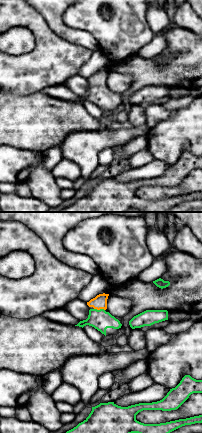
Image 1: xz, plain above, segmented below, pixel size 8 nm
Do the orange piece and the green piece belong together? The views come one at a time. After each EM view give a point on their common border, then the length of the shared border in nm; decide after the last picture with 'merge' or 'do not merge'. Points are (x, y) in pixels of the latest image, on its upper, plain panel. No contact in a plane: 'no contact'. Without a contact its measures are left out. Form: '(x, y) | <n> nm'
(99, 85) | 90 nm

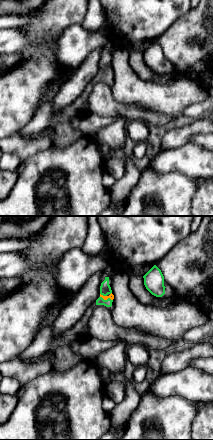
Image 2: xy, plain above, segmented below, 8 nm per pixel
(105, 75) | 120 nm

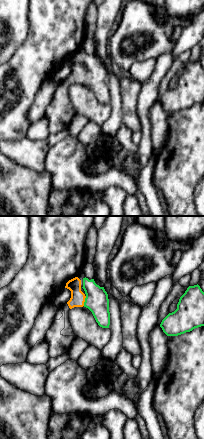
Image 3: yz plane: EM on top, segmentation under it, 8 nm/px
(84, 77) | 80 nm

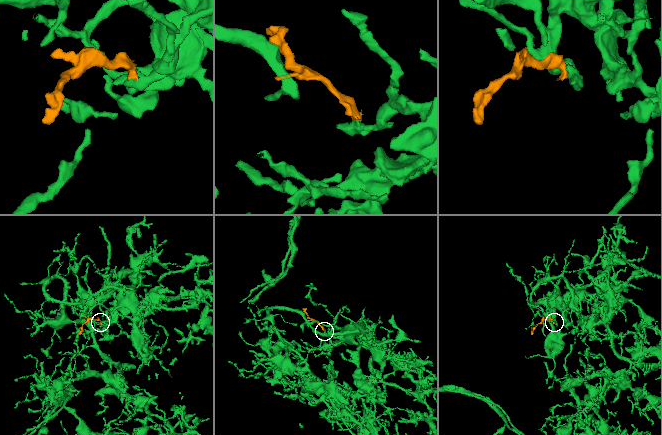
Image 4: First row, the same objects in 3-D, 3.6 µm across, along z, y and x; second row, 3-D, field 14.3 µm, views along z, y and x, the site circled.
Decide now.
merge

